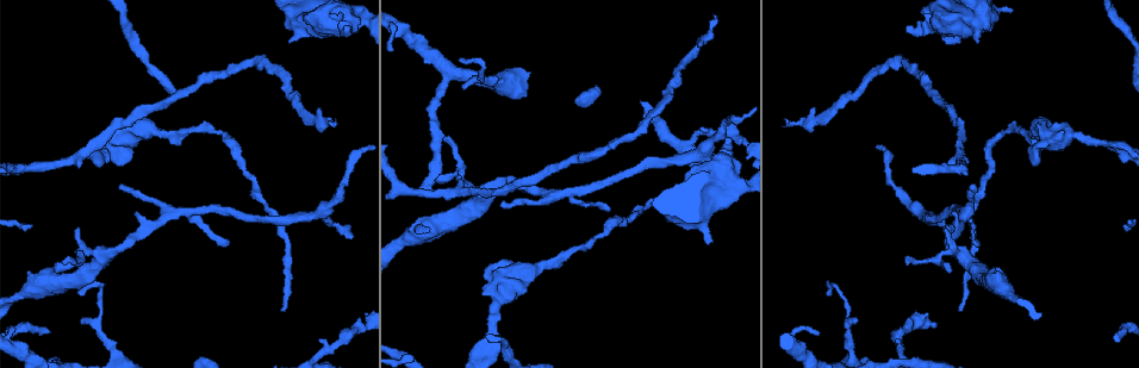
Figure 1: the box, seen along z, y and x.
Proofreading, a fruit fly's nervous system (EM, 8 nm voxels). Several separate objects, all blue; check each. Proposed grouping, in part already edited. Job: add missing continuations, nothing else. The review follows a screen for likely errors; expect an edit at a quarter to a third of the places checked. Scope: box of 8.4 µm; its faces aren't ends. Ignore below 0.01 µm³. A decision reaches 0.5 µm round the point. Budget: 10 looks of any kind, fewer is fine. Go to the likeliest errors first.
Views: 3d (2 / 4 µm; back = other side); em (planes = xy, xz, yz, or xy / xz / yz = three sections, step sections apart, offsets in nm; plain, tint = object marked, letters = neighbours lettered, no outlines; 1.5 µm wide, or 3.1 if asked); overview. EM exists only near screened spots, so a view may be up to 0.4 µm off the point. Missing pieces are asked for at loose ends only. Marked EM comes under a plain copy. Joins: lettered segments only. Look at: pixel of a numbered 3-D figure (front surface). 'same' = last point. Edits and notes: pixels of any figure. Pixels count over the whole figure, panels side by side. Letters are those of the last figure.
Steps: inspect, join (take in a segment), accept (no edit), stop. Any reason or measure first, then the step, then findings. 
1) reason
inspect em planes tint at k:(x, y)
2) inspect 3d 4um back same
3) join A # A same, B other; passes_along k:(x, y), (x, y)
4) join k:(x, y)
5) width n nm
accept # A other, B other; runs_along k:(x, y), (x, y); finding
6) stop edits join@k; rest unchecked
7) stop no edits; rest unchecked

long arm stops here
inspect em planes letters at 1:(960, 311)

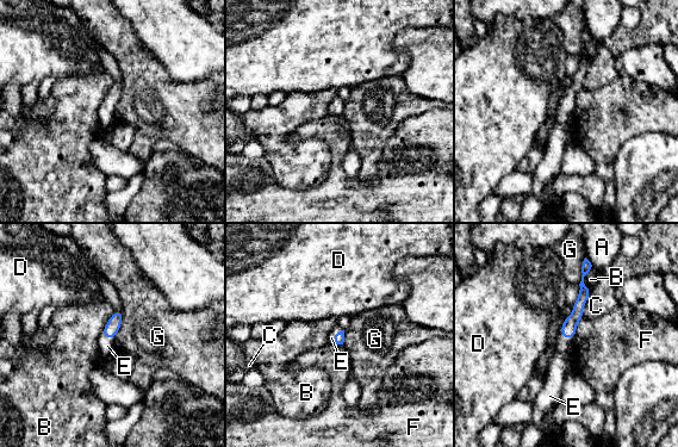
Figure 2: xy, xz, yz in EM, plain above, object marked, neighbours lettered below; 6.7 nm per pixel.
join E # A other, B other, C other, D other, E same, F other, G other; passes_along 2:(568, 328), (566, 337), (558, 367); it goes on there

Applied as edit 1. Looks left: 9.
tapers out
inspect em planes letters at 1:(333, 126)

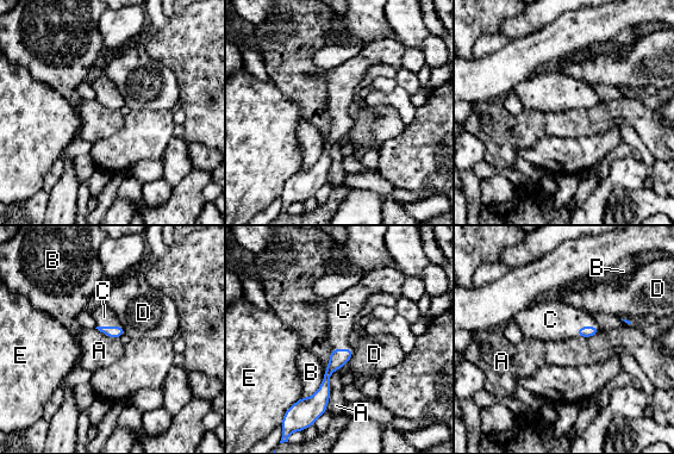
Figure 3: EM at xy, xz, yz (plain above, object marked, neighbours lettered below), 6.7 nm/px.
longest_contact A 320 nm
join C # A other, B other, C same, D other, E other; passes_along 3:(582, 331), (582, 327), (550, 319); the neuron continues

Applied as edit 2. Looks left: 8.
free end
inspect 3d 2um at 1:(728, 138)

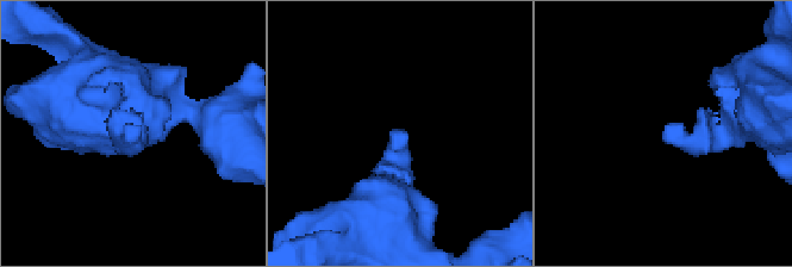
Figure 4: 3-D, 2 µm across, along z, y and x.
now the EM
inspect em xz step 4 tint at 4:(391, 132)

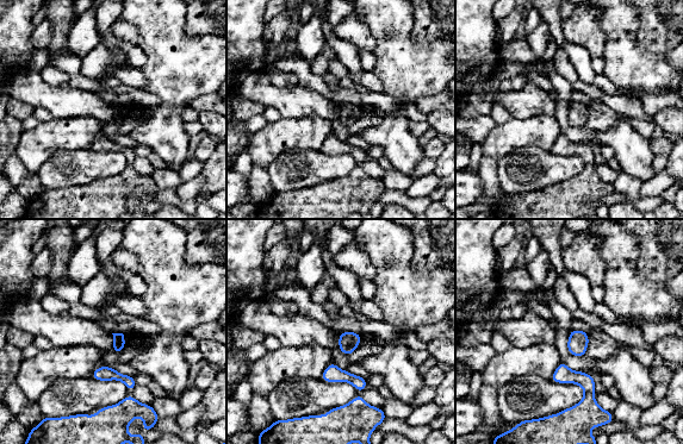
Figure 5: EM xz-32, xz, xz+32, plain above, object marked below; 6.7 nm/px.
inspect em planes letters same

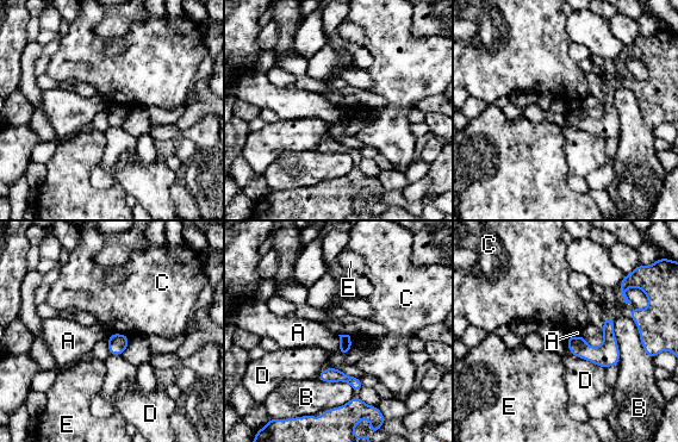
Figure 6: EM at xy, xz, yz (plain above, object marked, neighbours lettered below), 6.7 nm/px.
longest_contact B 320 nm
accept # A other, B other, C other, D other, E other; border 6:(337, 335), (338, 350); none of them fits

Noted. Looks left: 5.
branch stops here
inspect 3d 2um at 1:(121, 185)

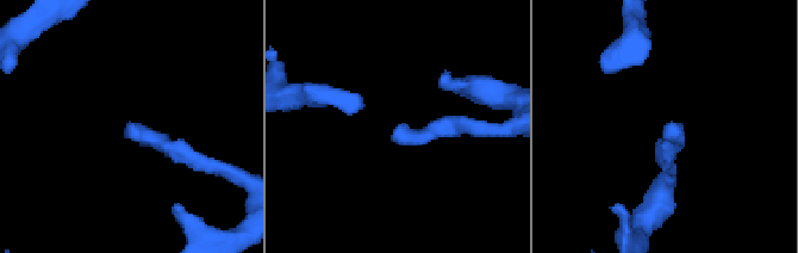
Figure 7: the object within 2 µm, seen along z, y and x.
shape alone is not enough
inspect em xz step 4 letters at 7:(399, 130)

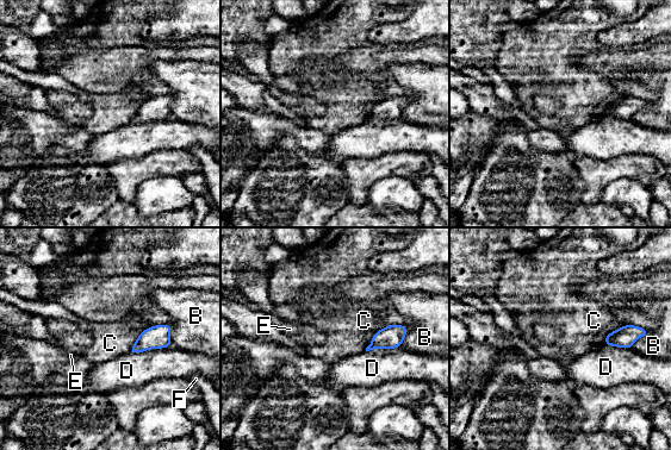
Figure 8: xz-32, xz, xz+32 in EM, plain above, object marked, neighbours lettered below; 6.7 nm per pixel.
accept # B other, C other, D other, E other, F other; border 8:(147, 327), (137, 335), (128, 352); no lettered segment goes on from it

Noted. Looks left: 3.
stop edits join@2, join@3; rest unchecked

